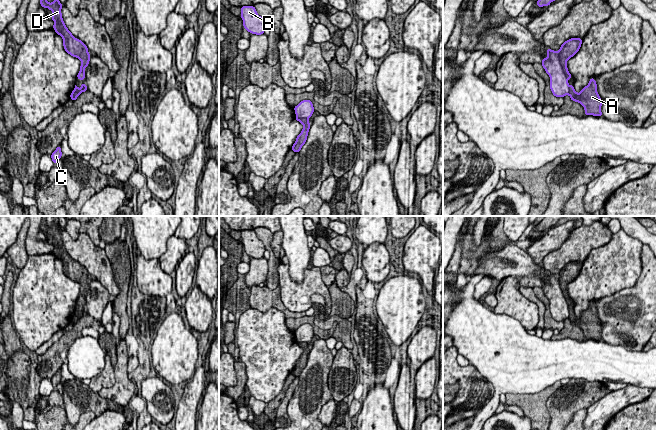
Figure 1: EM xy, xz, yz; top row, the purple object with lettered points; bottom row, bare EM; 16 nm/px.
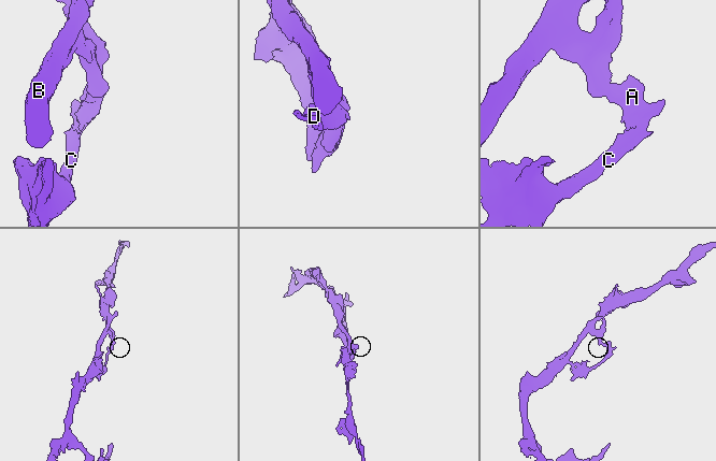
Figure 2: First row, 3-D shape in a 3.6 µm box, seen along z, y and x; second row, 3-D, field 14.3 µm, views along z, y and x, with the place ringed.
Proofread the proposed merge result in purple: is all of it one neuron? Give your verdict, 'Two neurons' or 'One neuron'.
Two neurons

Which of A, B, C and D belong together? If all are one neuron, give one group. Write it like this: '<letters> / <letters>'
A C D / B

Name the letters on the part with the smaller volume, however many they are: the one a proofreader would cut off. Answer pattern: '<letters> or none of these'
A, C, D

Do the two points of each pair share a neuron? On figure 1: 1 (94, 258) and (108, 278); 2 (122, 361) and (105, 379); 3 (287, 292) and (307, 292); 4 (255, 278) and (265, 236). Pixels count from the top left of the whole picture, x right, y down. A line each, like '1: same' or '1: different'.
1: same
2: different
3: same
4: different

